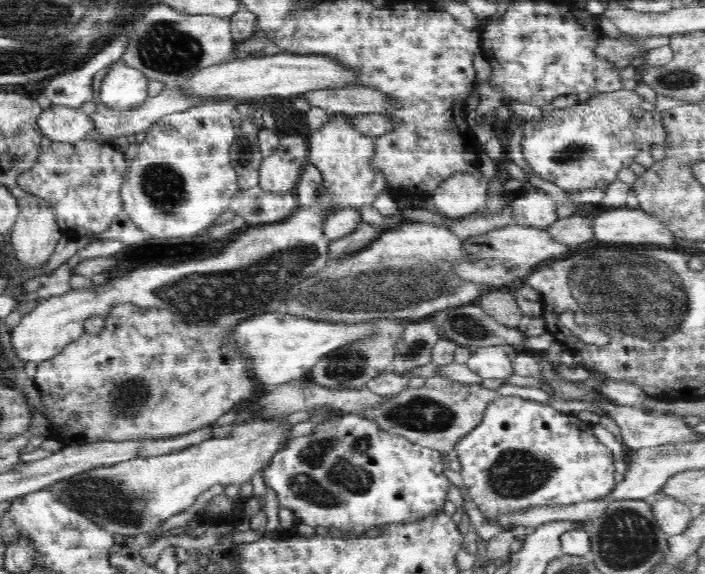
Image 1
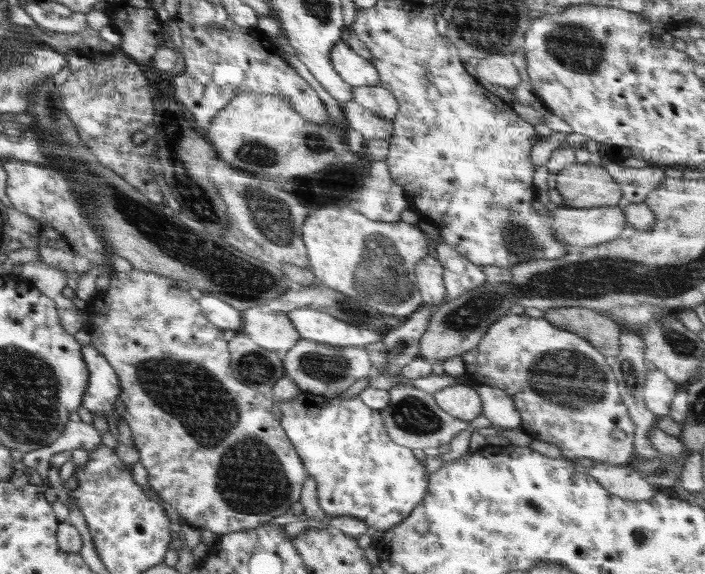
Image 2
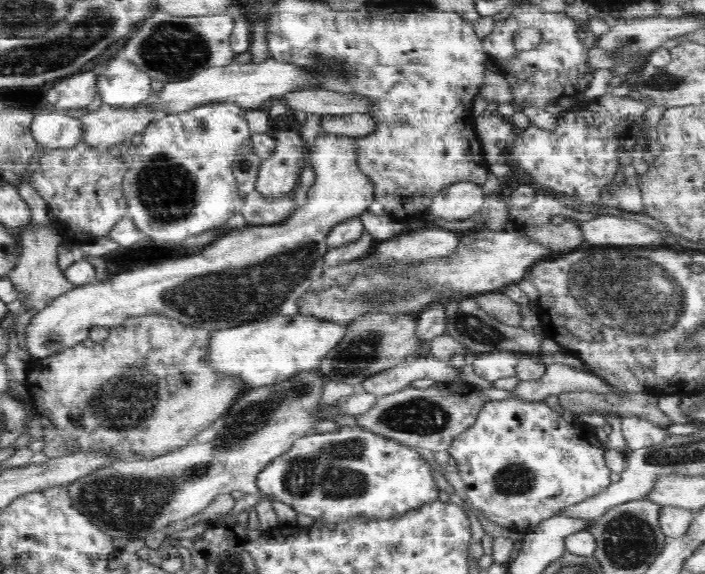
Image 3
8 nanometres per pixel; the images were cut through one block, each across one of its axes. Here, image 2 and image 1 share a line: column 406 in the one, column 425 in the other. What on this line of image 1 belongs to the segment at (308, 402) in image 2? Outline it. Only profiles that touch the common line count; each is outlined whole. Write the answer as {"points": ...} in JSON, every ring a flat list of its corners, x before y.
{"points":[[341,412,328,418,327,422,318,424,312,434,290,439,285,448,273,456,261,473,266,486,271,488,278,496,279,506,290,509,294,513,297,523,312,527,315,531,330,532,332,528,338,528,338,530,348,532,348,536,356,536,366,531,376,531,385,524,415,521,441,511,445,506,448,490,452,485,452,482,444,475,443,470,443,458,439,450,418,446,401,436,382,431,382,429,378,429,376,421,364,419,358,414]]}

